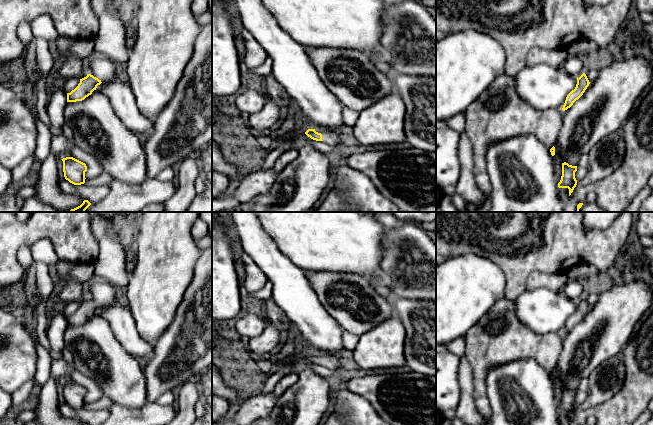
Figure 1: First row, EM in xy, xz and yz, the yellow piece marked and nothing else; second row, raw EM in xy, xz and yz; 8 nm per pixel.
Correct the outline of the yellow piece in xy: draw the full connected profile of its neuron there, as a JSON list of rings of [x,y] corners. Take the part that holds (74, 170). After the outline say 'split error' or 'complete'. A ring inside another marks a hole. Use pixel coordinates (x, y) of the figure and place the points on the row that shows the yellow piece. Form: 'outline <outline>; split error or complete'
outline [[[73,157],[63,158],[62,161],[65,179],[74,185],[84,184],[85,172],[87,171],[86,164]]]; complete

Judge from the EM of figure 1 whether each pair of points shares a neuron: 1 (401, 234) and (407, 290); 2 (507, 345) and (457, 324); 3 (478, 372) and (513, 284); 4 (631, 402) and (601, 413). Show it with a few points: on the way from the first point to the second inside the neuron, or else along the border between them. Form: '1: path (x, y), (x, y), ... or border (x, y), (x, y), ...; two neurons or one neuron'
1: path (407, 248), (407, 276); one neuron
2: border (485, 313), (463, 336); two neurons
3: border (504, 296), (513, 300); two neurons
4: path (624, 408), (619, 413), (608, 413); one neuron

